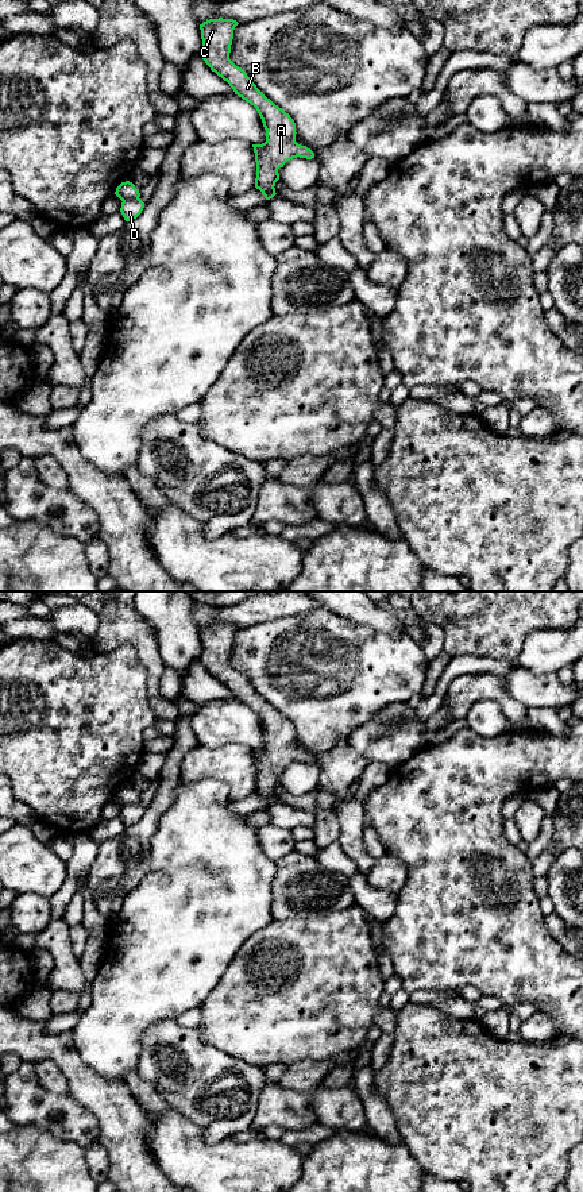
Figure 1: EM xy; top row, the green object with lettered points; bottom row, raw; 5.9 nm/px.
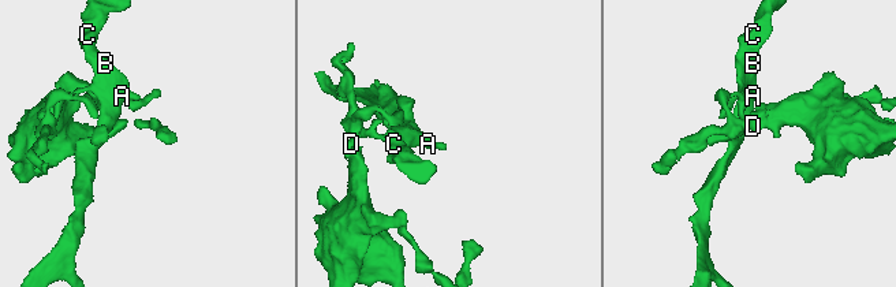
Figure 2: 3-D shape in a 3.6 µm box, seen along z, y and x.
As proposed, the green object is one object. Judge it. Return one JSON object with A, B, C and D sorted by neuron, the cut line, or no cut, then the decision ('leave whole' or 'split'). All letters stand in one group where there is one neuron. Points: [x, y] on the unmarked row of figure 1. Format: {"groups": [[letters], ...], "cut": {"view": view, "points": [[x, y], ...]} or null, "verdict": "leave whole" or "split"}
{"groups": [["A", "B", "C"], ["D"]], "cut": {"view": "xy", "points": [[138, 802], [123, 806]]}, "verdict": "split"}

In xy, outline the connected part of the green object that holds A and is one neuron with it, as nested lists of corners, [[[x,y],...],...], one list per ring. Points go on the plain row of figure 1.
[[[209,624],[200,629],[202,652],[200,661],[219,682],[229,688],[235,699],[254,710],[266,734],[266,747],[252,749],[256,767],[255,792],[266,805],[273,803],[278,774],[293,763],[314,763],[314,757],[296,747],[296,728],[282,713],[267,703],[247,678],[229,664],[233,634],[239,628],[233,624]]]

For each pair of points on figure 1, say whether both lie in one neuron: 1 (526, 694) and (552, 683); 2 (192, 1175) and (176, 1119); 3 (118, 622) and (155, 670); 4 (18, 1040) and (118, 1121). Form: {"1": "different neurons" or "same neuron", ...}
{"1": "same neuron", "2": "same neuron", "3": "same neuron", "4": "same neuron"}

